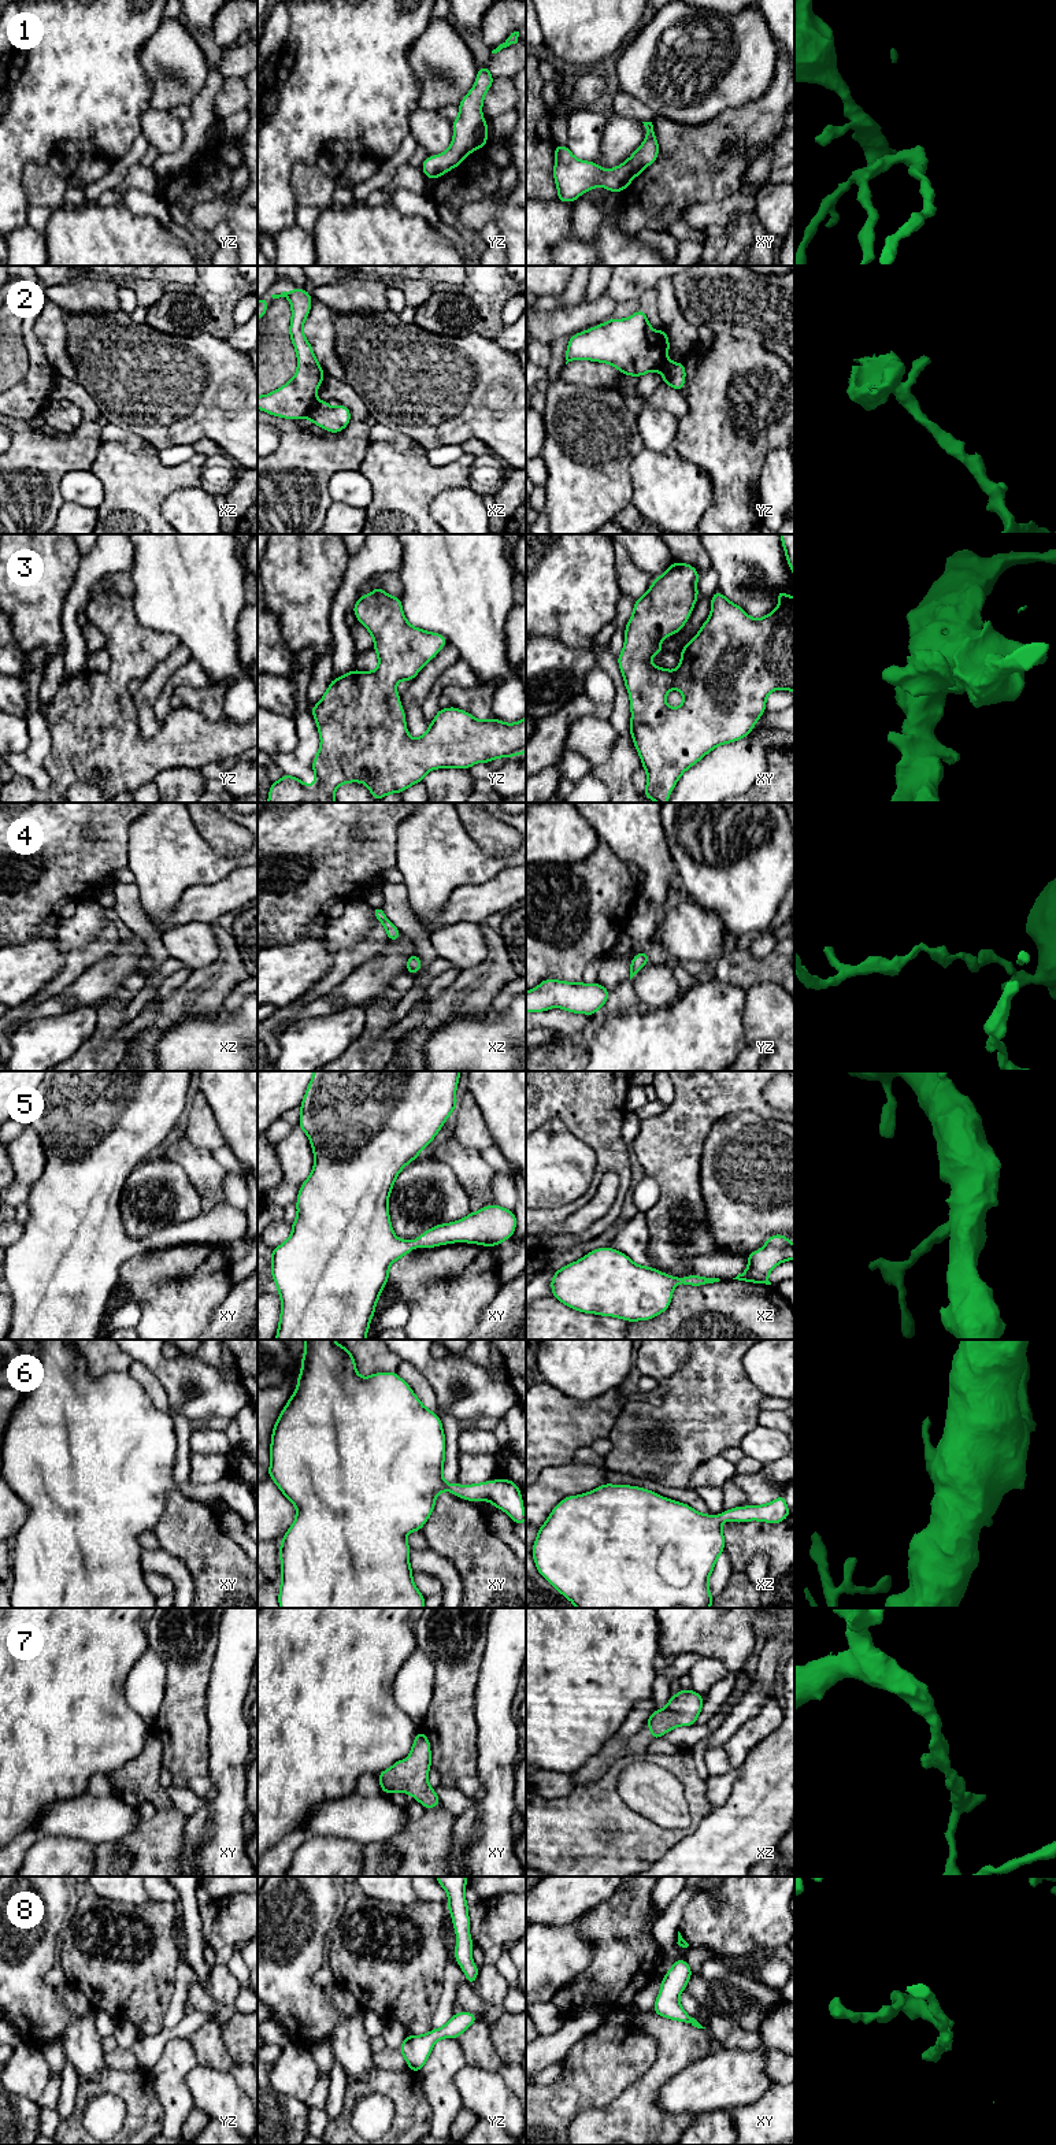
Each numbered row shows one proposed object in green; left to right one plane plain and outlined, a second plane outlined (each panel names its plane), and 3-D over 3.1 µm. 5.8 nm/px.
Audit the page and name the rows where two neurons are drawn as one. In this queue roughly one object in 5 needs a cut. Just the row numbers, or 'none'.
2

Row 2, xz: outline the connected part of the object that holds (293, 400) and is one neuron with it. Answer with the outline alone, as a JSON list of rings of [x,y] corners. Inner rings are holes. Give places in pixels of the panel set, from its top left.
[[[297,288],[281,294],[271,294],[271,297],[286,297],[290,301],[289,336],[299,364],[294,377],[288,384],[268,394],[257,396],[257,408],[274,416],[297,421],[308,416],[316,403],[318,388],[325,379],[323,368],[303,333],[304,322],[311,311],[312,296],[303,288]]]

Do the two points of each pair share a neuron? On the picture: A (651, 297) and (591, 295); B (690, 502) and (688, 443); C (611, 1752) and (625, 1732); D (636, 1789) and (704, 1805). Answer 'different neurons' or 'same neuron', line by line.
A: different neurons
B: different neurons
C: different neurons
D: different neurons

